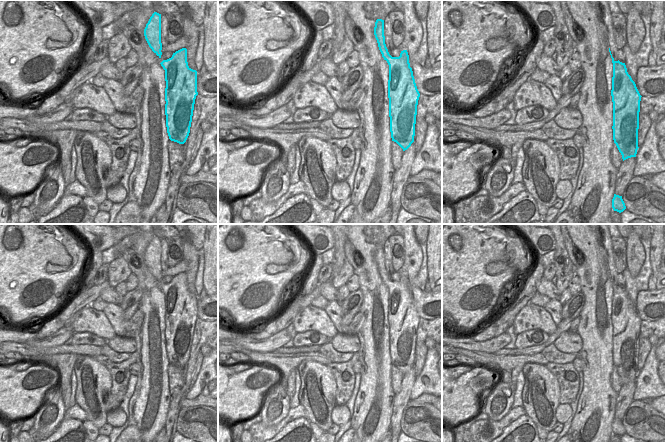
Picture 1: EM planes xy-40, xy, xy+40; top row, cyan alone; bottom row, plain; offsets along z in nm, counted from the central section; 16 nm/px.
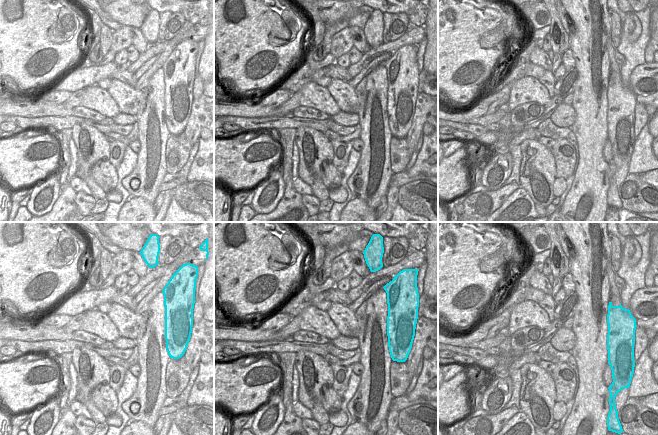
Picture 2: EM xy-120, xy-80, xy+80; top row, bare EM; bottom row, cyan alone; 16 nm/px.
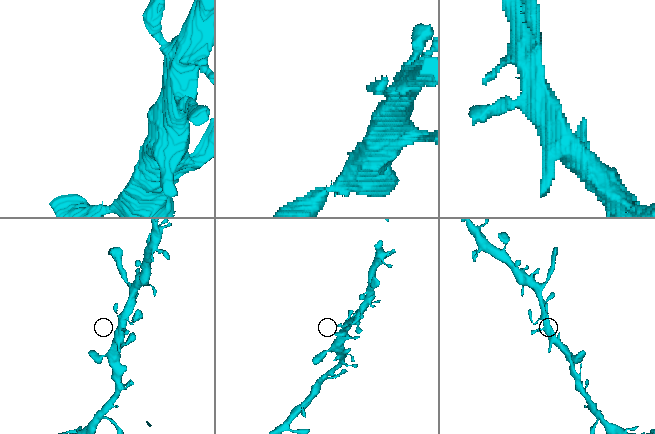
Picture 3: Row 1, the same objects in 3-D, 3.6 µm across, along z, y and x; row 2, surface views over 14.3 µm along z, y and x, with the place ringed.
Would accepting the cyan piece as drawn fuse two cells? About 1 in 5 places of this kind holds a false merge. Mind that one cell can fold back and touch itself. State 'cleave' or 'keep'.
keep

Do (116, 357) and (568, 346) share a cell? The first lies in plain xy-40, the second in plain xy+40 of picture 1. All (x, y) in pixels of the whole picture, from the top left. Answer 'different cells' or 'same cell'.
different cells

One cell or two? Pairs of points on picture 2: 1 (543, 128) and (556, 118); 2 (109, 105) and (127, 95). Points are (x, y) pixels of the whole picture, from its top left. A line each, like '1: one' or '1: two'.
1: two
2: two

